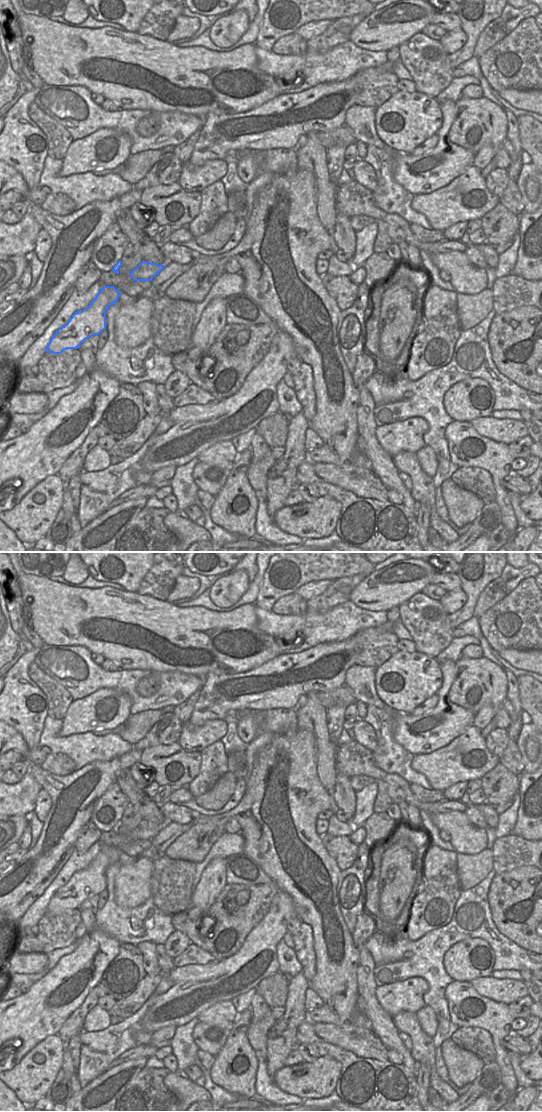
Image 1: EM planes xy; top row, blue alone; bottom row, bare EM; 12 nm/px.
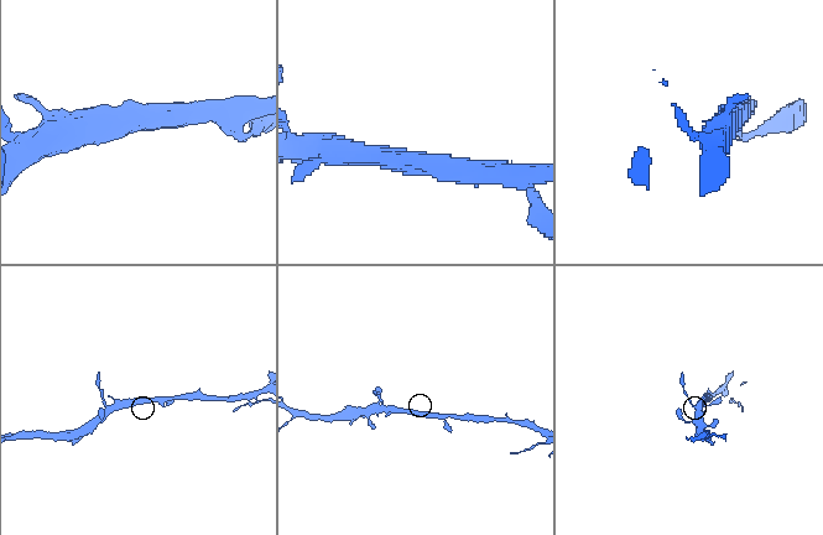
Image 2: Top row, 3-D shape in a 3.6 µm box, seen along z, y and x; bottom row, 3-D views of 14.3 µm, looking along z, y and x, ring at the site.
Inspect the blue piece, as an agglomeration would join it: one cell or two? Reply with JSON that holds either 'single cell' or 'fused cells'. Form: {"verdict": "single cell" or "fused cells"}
{"verdict": "single cell"}

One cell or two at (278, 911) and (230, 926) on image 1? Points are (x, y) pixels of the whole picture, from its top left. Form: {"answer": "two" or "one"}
{"answer": "two"}

